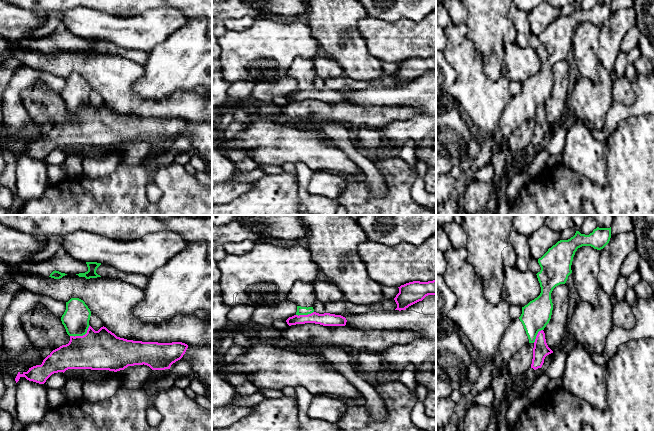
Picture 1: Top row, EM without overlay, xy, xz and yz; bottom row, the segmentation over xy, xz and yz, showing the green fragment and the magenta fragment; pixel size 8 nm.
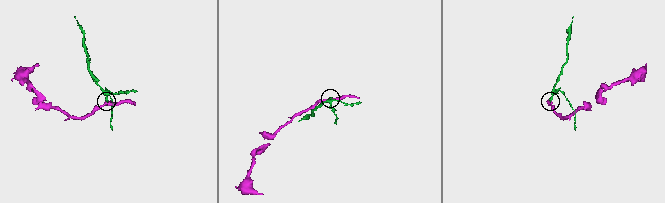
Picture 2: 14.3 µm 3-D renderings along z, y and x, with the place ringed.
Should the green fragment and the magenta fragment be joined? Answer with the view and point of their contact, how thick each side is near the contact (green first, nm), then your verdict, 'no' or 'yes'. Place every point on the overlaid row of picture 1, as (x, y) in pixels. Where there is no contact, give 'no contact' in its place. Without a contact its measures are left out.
contact xy (81, 335); calibres 220 and 320 nm; no

